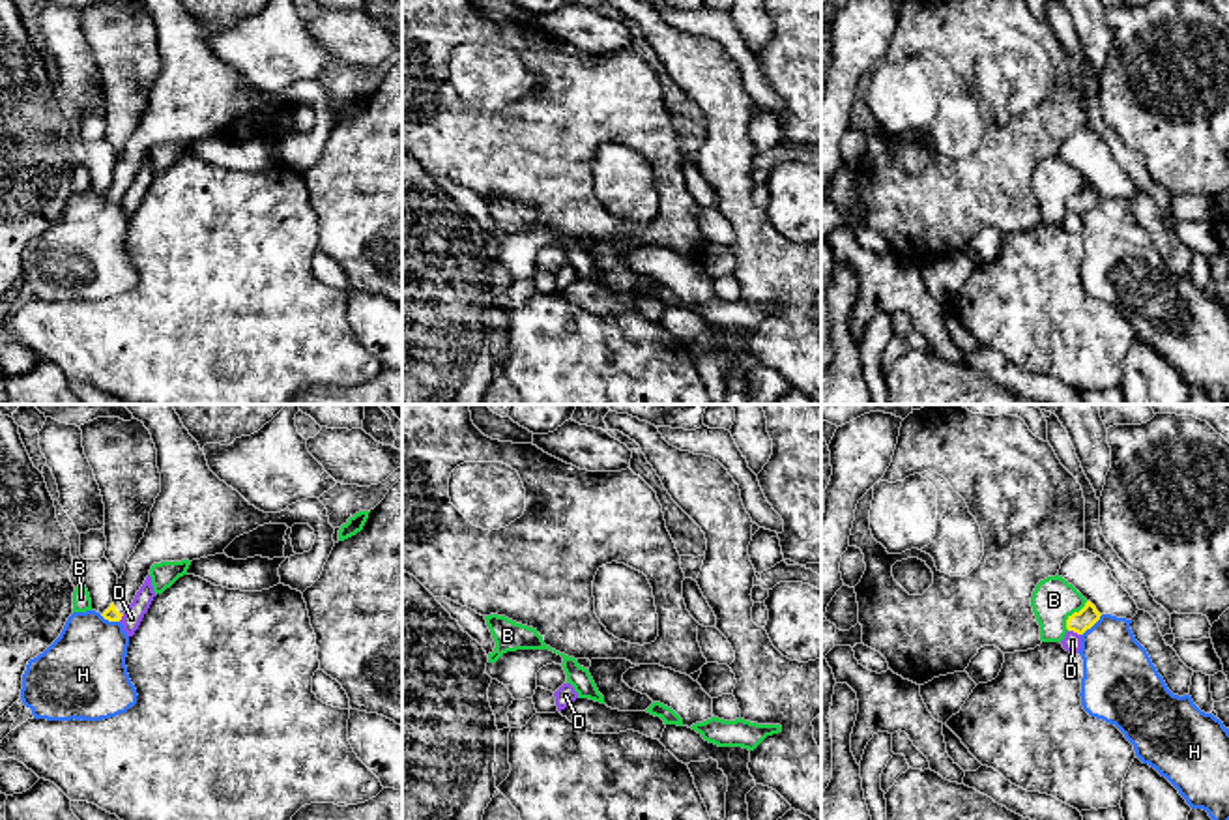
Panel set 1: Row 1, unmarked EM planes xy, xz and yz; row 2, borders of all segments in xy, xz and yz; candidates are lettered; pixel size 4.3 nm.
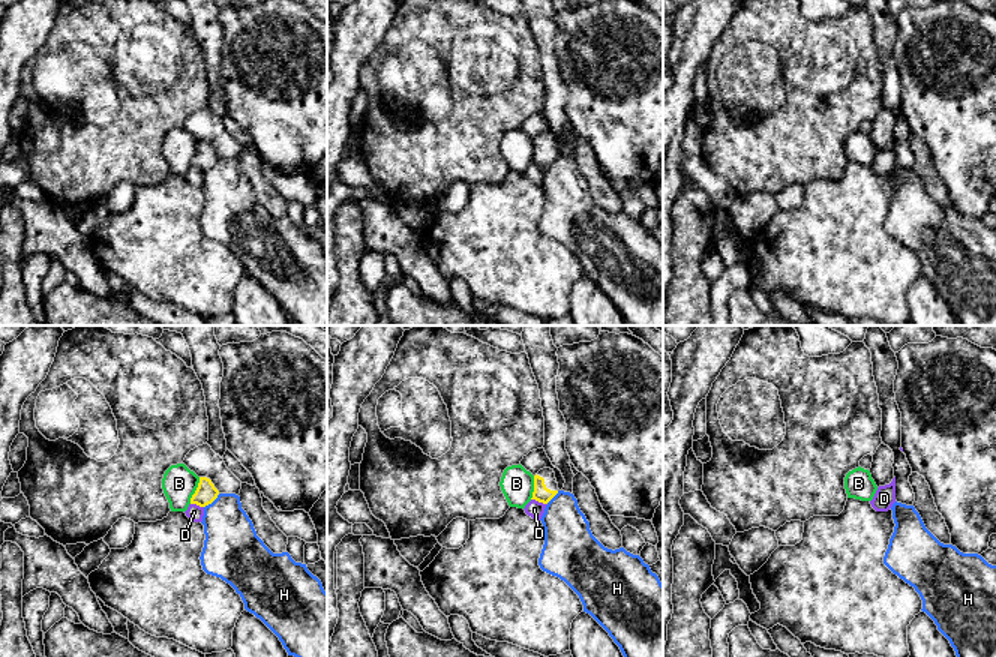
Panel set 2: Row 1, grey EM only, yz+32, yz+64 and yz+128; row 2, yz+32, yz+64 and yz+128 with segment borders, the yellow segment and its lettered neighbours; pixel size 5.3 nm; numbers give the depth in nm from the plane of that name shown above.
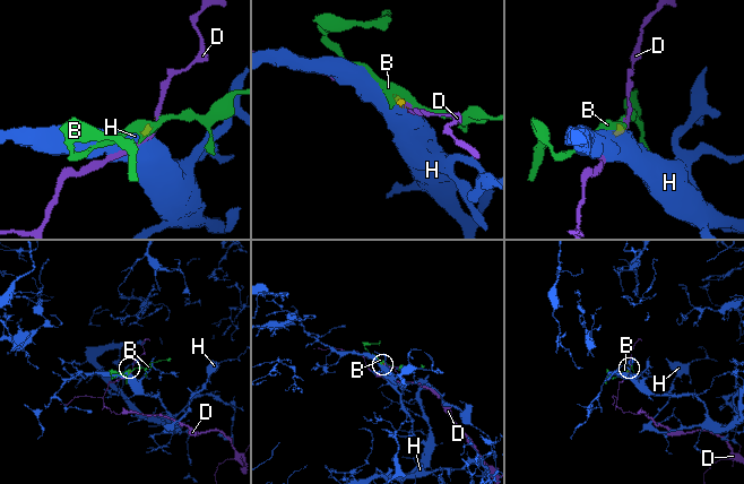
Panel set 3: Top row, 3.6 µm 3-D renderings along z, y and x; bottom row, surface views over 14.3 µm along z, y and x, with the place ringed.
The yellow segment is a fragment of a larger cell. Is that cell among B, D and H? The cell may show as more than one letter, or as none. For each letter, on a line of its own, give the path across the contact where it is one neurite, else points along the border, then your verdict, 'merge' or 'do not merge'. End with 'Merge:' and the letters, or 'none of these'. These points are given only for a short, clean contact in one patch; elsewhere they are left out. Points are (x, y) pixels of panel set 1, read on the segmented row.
B: along yz (1087, 601), (1067, 620), (1067, 629) | do not merge
D: along yz (1069, 629), (1080, 635) | do not merge
H: along yz (1102, 614), (1082, 635) | do not merge
Merge: none of these

